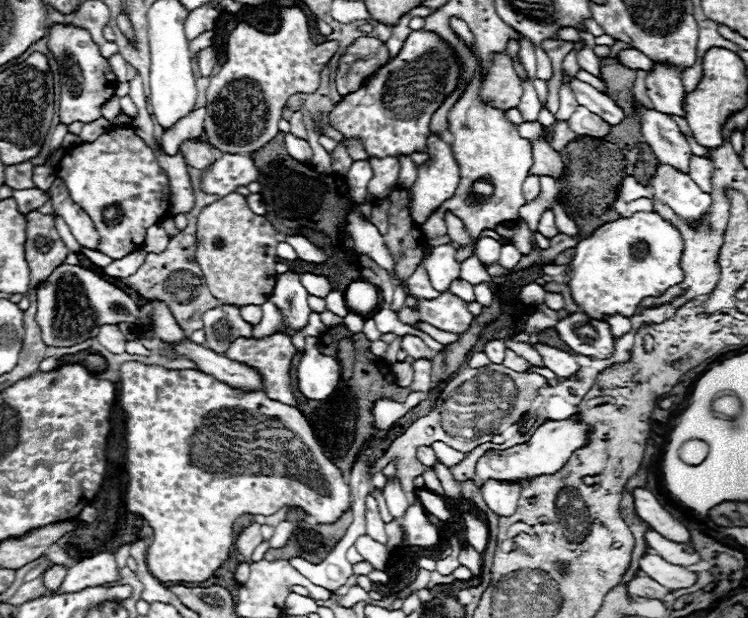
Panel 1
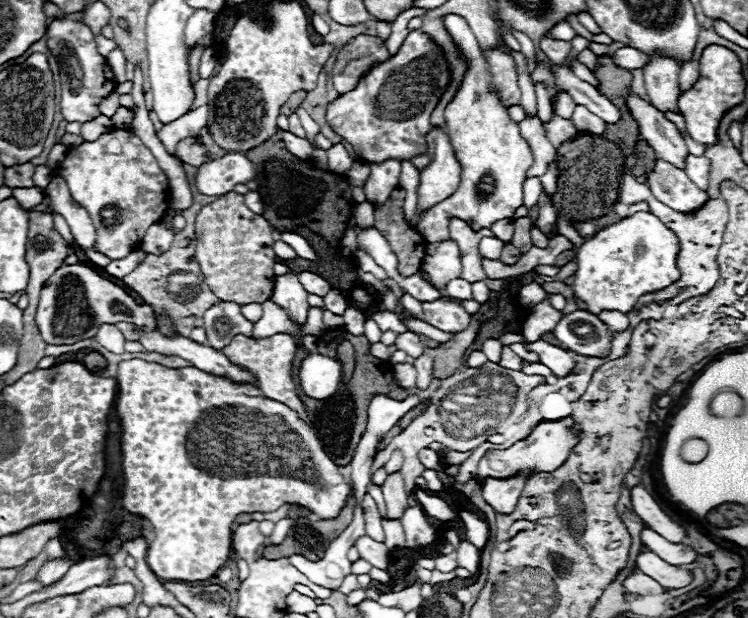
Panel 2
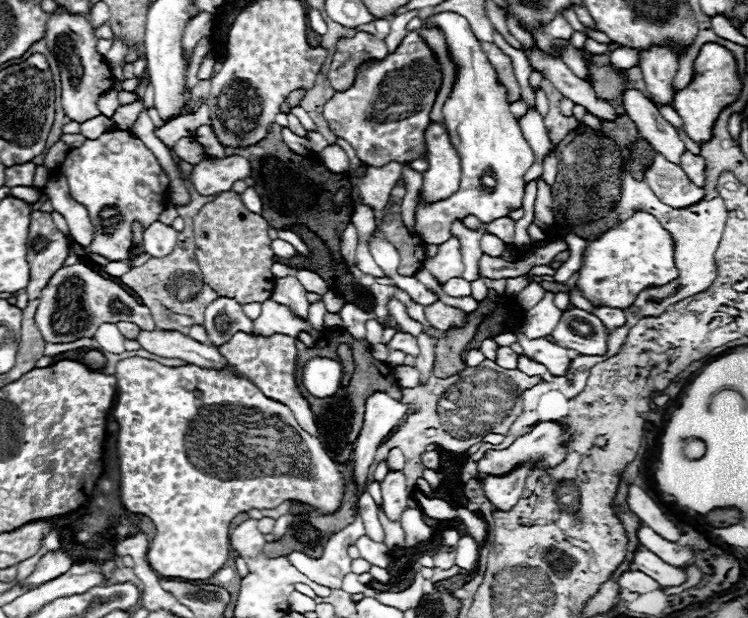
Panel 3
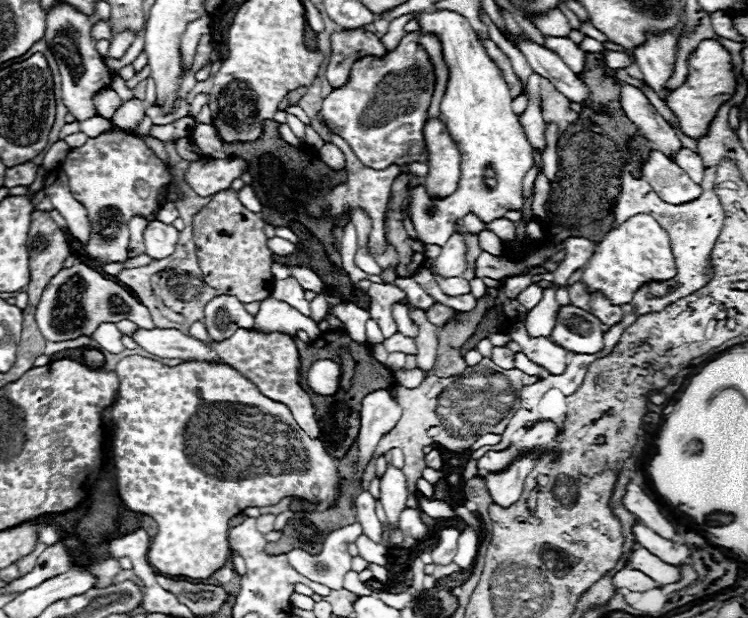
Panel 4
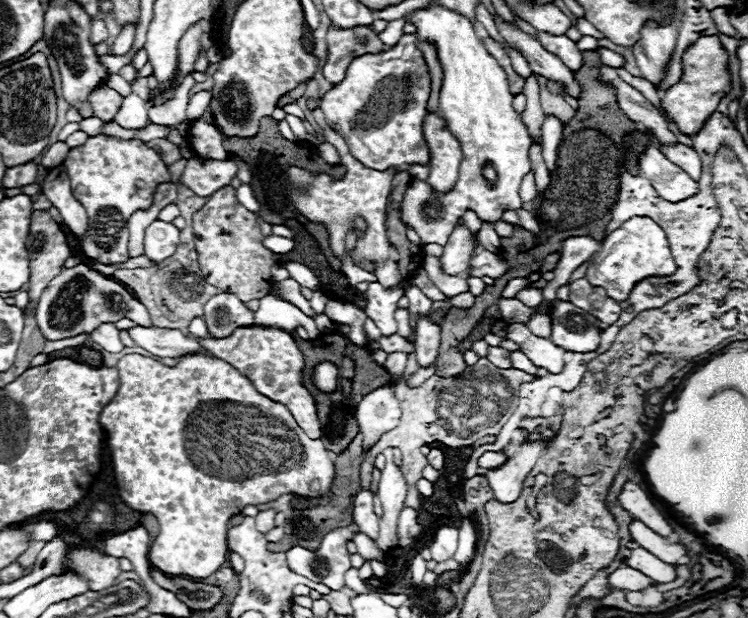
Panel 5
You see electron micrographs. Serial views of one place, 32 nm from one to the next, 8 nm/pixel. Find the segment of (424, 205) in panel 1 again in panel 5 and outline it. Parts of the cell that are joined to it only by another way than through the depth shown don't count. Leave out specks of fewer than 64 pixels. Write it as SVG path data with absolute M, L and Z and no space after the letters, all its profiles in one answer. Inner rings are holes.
M436 114L426 116L424 138L430 150L430 174L426 182L438 192L450 192L458 180L462 160L460 142L450 134L446 122Z

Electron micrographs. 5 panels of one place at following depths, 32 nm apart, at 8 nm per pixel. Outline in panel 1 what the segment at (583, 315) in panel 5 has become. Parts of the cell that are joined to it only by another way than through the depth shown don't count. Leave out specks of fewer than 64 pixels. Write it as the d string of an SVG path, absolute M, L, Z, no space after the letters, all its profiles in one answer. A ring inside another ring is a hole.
M574 312L574 316L560 320L556 330L576 354L592 358L610 358L614 354L614 336L608 322L598 322L582 312Z

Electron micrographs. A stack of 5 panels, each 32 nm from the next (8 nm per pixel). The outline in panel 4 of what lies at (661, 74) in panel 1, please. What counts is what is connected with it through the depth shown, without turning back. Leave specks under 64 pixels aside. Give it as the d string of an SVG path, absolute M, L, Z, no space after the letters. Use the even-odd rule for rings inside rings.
M664 34L662 38L650 38L644 46L634 48L636 64L644 74L644 82L666 100L668 88L666 82L674 72L676 62L676 38L672 34Z

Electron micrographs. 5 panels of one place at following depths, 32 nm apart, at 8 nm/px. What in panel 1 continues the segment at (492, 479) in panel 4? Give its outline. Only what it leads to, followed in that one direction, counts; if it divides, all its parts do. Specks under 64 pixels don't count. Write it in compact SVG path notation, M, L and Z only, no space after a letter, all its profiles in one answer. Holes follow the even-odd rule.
M488 480L482 486L482 498L496 516L512 516L520 498L520 490L522 490L520 482L510 484L510 482Z

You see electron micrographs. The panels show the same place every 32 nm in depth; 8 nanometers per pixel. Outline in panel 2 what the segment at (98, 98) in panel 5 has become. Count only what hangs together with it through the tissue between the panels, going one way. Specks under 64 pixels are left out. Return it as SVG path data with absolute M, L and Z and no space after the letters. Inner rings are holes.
M112 92L112 96L108 96L100 102L100 112L108 118L114 116L114 108L118 108L118 94L116 92Z

